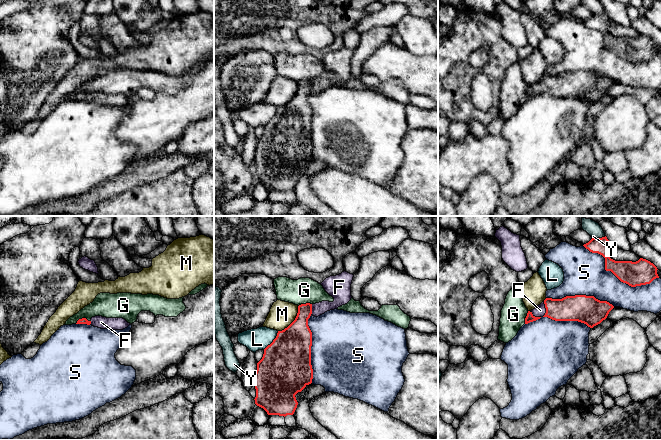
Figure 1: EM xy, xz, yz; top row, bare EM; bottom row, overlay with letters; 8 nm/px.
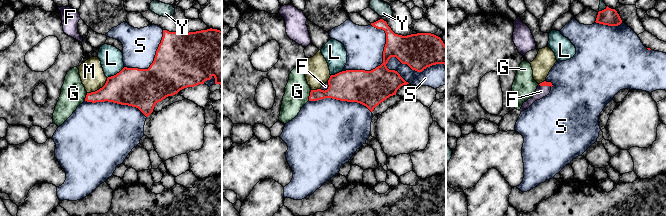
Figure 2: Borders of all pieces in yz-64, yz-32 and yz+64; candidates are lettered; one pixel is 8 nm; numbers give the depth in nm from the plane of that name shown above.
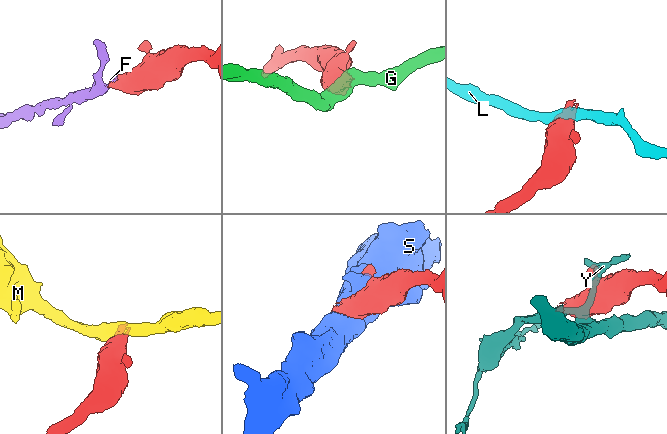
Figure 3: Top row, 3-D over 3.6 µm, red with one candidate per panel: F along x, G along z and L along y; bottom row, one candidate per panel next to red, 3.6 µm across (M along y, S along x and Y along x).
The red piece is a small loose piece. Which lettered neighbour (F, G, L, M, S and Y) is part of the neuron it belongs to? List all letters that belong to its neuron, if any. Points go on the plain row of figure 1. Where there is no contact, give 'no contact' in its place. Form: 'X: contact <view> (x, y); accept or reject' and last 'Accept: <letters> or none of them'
F: contact yz (546, 85); accept
G: contact xy (82, 94); reject
L: contact xz (273, 117); reject
M: contact xz (293, 97); reject
S: contact yz (616, 52); reject
Y: contact yz (598, 14); reject
Accept: F

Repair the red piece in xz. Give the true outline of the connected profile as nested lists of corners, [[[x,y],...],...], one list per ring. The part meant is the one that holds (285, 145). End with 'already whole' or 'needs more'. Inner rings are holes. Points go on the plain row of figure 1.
[[[346,47],[326,54],[321,61],[334,74],[333,78],[322,77],[315,80],[301,80],[295,96],[284,106],[278,107],[273,118],[264,125],[262,135],[257,139],[255,149],[255,180],[263,184],[268,191],[293,191],[298,178],[295,171],[312,159],[313,145],[311,141],[312,108],[308,102],[311,91],[318,93],[327,87],[347,80],[351,72],[351,60],[354,51]]]; needs more

